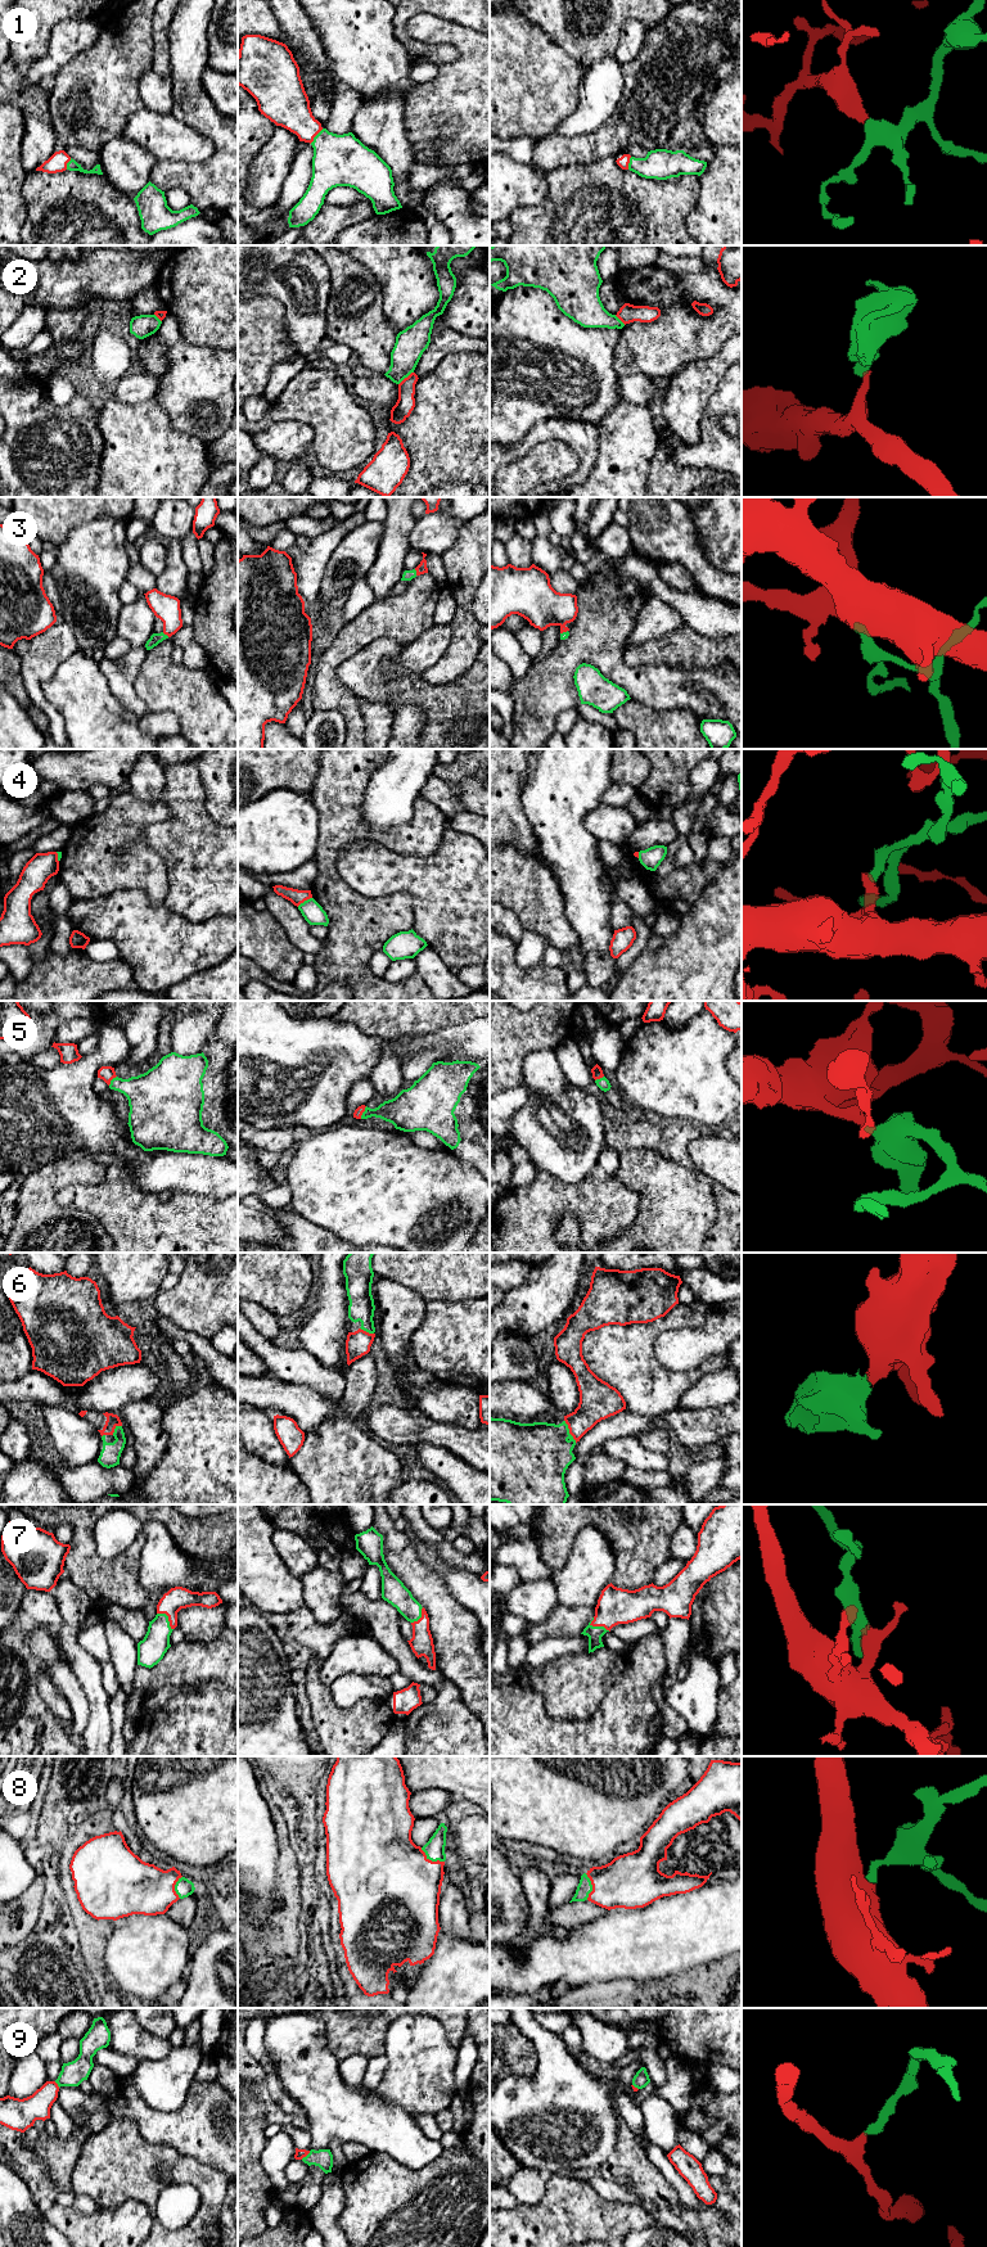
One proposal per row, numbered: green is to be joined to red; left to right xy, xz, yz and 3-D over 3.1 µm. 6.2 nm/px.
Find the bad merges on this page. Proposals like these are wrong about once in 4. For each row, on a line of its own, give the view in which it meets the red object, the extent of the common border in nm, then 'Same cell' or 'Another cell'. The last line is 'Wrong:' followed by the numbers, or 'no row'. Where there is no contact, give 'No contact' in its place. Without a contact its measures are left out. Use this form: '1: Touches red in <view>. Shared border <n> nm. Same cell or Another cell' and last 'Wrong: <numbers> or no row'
1: Touches red in xz. Shared border 130 nm. Same cell
2: Touches red in xz. Shared border 130 nm. Another cell
3: Touches red in xy. Shared border 50 nm. Same cell
4: Touches red in xz. Shared border 110 nm. Same cell
5: Touches red in xz. Shared border 90 nm. Same cell
6: Touches red in yz. Shared border 160 nm. Same cell
7: Touches red in yz. Shared border 140 nm. Same cell
8: Touches red in xz. Shared border 180 nm. Same cell
9: Touches red in xz. Shared border 80 nm. Same cell
Wrong: 2

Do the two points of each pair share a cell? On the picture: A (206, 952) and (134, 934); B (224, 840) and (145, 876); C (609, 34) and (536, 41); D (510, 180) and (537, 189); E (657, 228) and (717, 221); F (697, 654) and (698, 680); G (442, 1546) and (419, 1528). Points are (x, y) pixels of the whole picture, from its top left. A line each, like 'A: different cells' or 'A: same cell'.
A: same cell
B: different cells
C: different cells
D: same cell
E: different cells
F: different cells
G: same cell

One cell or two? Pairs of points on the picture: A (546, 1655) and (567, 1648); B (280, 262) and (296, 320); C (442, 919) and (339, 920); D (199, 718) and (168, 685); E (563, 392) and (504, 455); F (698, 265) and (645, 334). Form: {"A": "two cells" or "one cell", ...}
{"A": "one cell", "B": "one cell", "C": "two cells", "D": "one cell", "E": "two cells", "F": "two cells"}

